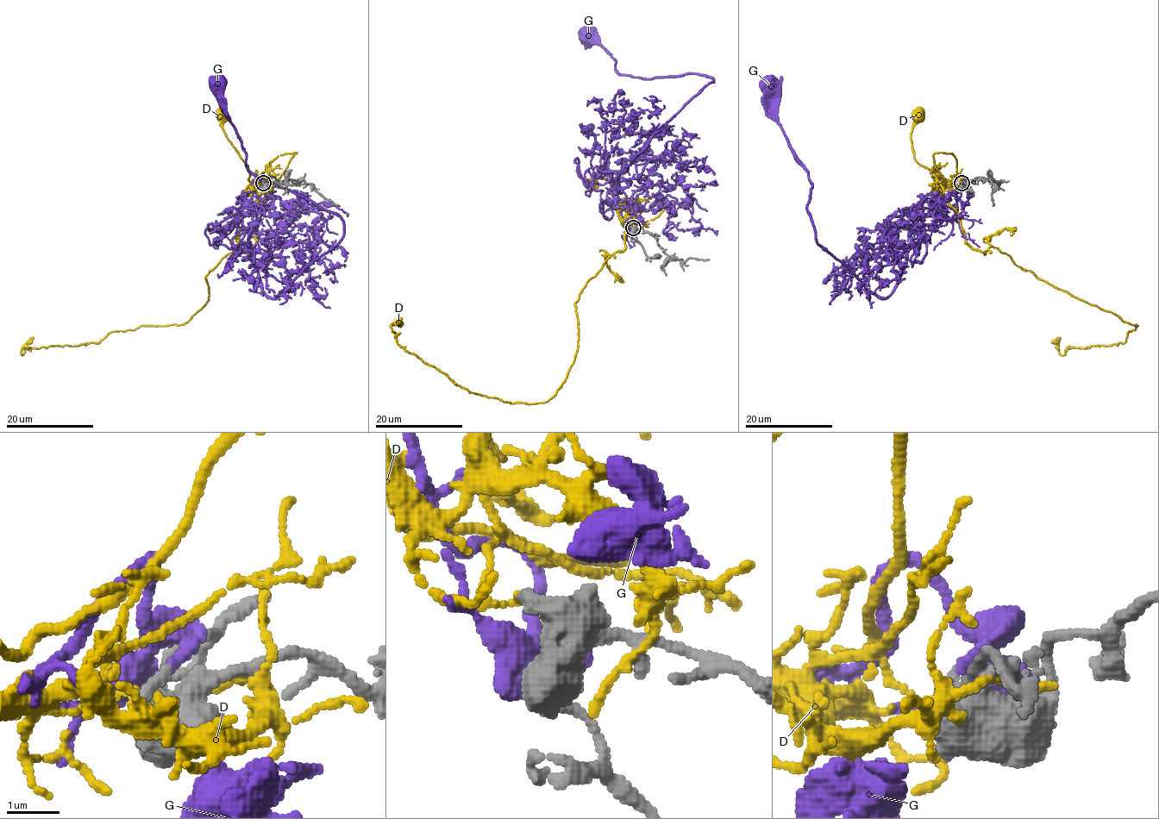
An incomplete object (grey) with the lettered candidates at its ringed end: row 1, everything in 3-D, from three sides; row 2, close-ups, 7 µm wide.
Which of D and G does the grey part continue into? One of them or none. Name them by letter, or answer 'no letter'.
G

